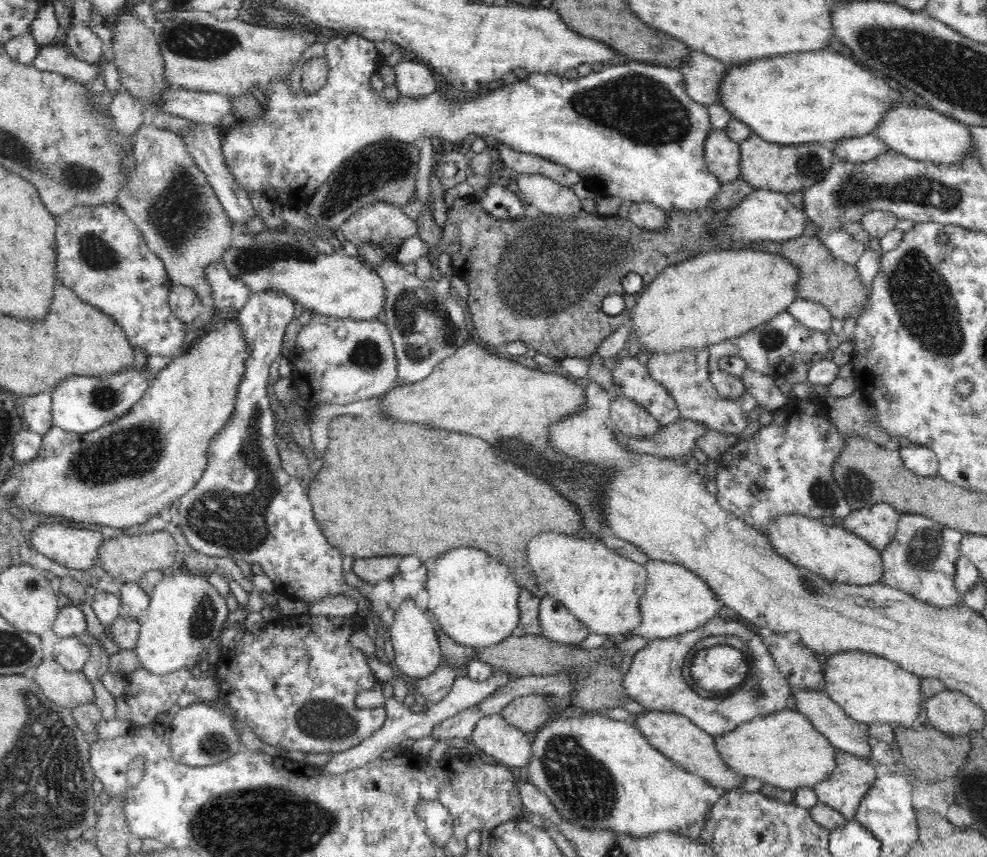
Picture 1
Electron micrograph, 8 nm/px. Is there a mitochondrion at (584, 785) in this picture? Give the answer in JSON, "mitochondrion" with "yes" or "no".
{"mitochondrion":"yes"}

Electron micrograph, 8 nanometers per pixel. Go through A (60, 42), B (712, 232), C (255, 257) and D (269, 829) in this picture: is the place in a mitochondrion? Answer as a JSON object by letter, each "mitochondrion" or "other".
{"A":"other","B":"other","C":"mitochondrion","D":"mitochondrion"}

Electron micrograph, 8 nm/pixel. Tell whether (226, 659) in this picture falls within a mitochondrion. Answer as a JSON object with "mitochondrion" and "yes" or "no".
{"mitochondrion":"no"}

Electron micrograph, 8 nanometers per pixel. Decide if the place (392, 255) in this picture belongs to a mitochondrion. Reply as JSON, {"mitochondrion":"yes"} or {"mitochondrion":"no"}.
{"mitochondrion":"no"}

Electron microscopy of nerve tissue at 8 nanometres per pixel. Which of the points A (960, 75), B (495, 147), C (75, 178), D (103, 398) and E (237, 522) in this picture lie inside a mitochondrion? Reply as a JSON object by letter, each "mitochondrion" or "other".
{"A":"mitochondrion","B":"other","C":"mitochondrion","D":"mitochondrion","E":"mitochondrion"}

